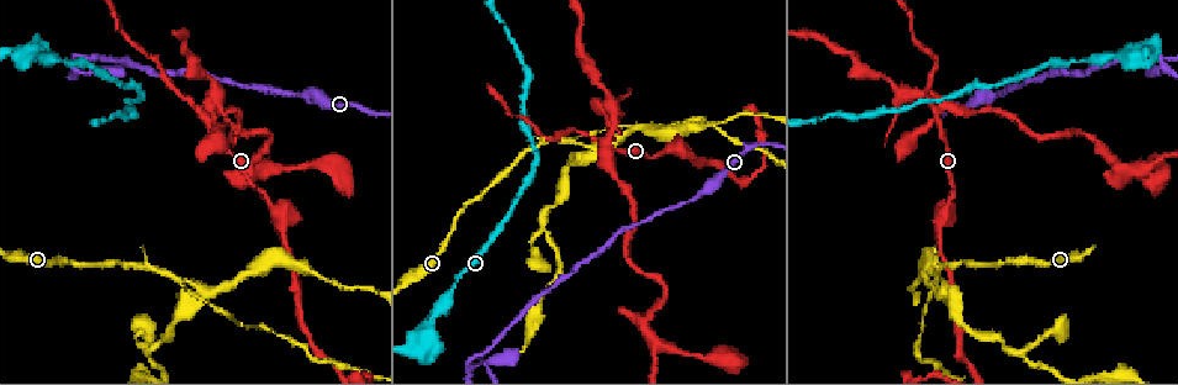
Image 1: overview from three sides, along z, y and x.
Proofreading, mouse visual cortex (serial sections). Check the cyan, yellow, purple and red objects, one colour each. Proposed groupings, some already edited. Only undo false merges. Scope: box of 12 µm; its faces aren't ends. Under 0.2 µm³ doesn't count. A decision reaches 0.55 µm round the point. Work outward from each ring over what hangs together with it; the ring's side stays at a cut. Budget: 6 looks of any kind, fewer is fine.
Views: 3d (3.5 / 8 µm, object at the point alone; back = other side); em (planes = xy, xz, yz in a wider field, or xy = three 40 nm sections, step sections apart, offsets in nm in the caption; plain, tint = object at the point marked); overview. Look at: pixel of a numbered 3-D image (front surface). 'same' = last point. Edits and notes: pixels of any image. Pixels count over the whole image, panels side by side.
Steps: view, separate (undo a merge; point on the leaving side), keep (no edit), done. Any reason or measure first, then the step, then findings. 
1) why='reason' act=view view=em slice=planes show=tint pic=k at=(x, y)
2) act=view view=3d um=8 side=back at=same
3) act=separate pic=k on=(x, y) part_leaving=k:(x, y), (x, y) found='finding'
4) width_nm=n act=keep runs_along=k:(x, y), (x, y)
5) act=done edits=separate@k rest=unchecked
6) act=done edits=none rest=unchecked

act=view view=3d um=3.5 side=back pic=1 at=(212, 118)

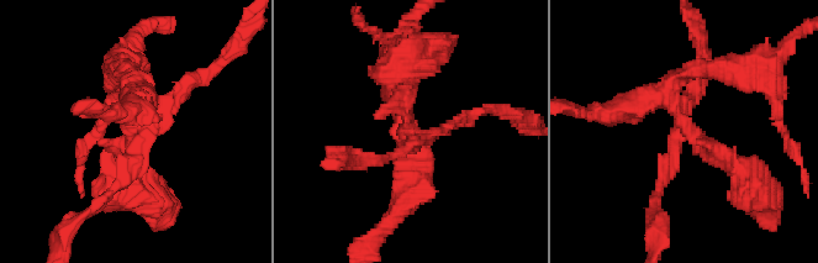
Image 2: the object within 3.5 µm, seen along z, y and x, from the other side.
act=separate pic=2 on=(122, 87) part_leaving=2:(680, 127), (665, 96), (592, 112) found='a second cell is stuck on'

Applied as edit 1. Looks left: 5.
why='see it whole again' act=view view=overview

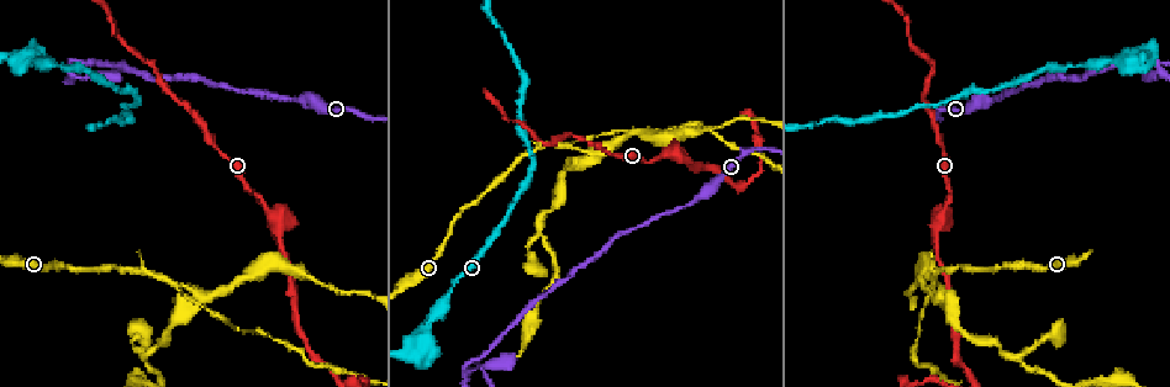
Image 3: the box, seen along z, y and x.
act=view view=3d um=8 pic=3 at=(561, 144)

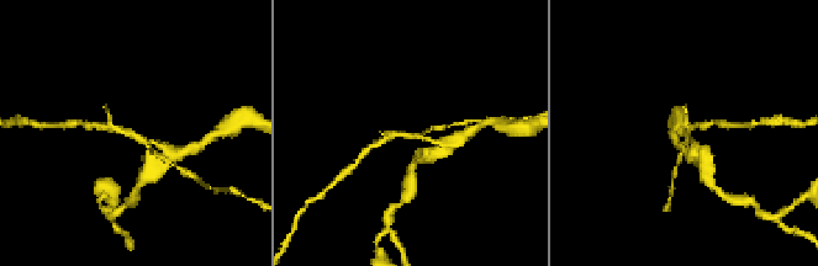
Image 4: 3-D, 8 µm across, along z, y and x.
arms=3 arm_widths_nm=100,150,200 why='shape alone is not enough' act=view view=em slice=planes show=tint pic=4 at=(136, 136)

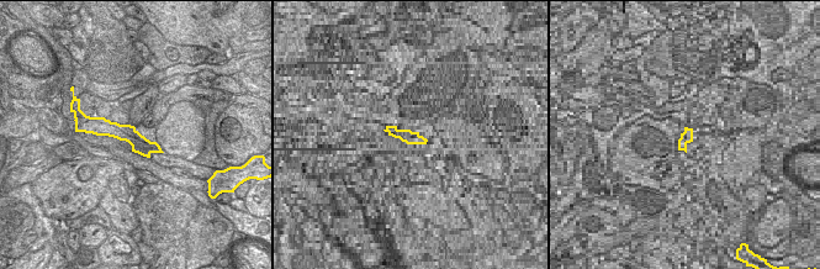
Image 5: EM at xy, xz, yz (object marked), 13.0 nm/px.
act=keep runs_along=5:(96, 130), (127, 132), (157, 149) found='continuous, no second cell'

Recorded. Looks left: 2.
act=view view=3d um=3.5 pic=3 at=(480, 358)

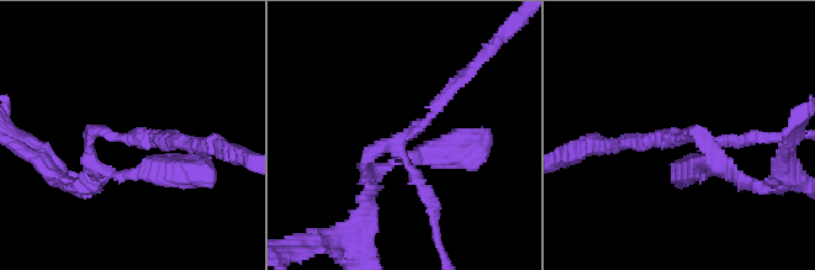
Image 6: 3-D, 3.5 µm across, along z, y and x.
why='now the EM' act=view view=em slice=planes show=tint pic=6 at=(678, 139)

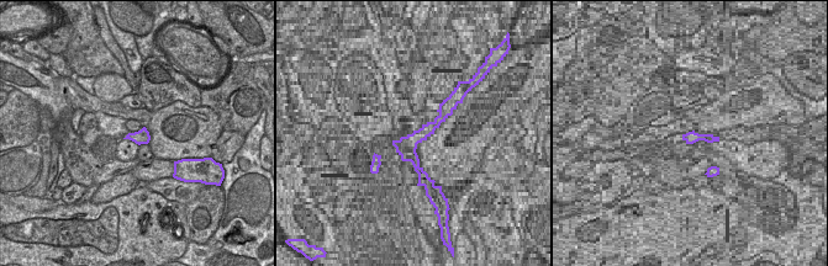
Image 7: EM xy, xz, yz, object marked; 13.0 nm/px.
arm_widths_nm=150,200,200 act=keep runs_along=6:(461, 79), (368, 170) found='continuous, no second cell'

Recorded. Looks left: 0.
act=done edits=separate@2 rest=unchecked

